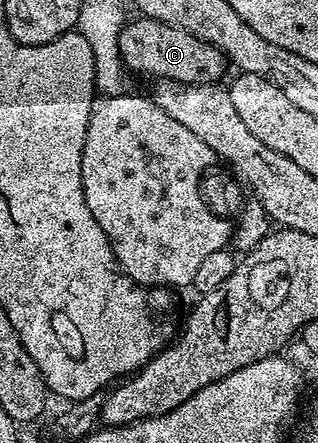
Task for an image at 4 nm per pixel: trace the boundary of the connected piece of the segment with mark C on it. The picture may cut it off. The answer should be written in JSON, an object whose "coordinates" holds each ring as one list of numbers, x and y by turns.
{"coordinates":[[148,18,130,19,119,34,121,62,130,73,153,76,157,80,174,80,184,84,216,84,227,69,227,57,211,42,195,38,180,26,171,26]]}

